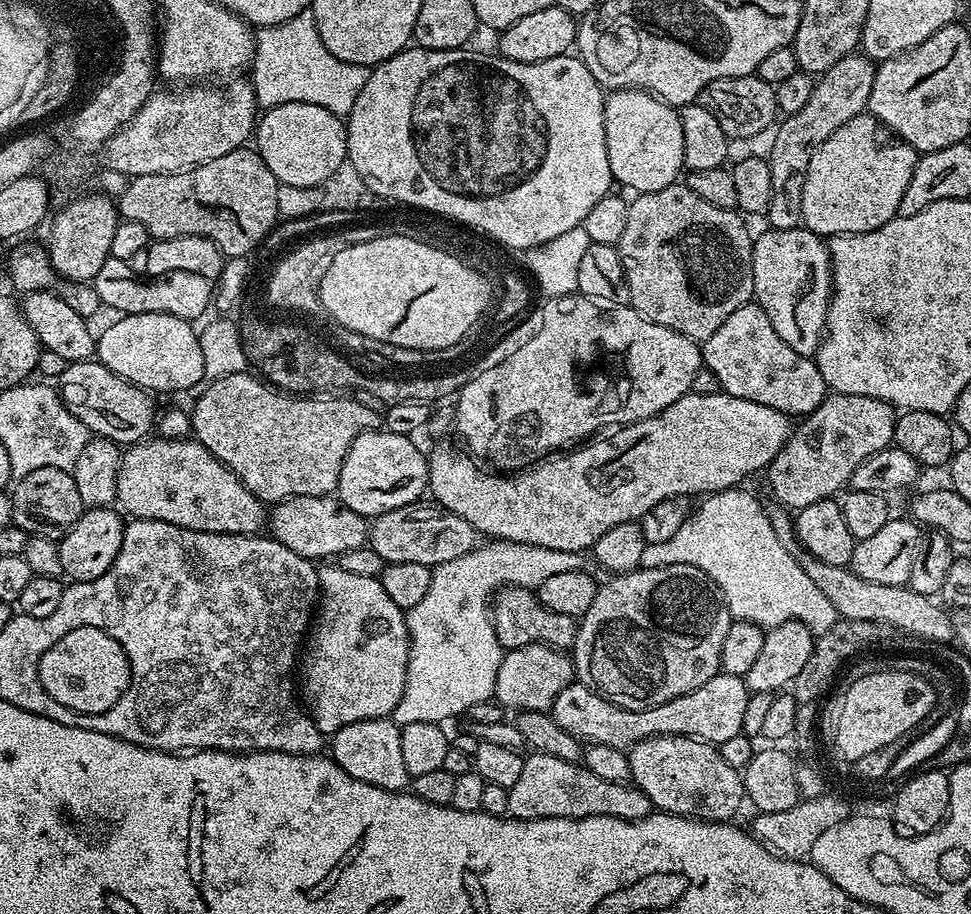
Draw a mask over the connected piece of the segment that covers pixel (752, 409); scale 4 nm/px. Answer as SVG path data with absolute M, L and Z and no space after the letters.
M693 390L678 398L678 402L666 406L666 410L645 420L623 425L617 431L620 433L609 440L592 438L583 446L553 451L538 459L537 464L513 476L487 476L480 472L480 464L459 447L440 448L431 453L428 462L427 491L430 496L432 492L431 499L439 507L470 522L472 529L481 537L584 554L594 542L598 542L598 538L602 538L602 534L606 534L606 530L622 522L643 520L647 512L658 506L658 502L692 496L700 498L743 485L747 476L767 469L793 431L793 421L785 412L746 398L734 398L719 390Z

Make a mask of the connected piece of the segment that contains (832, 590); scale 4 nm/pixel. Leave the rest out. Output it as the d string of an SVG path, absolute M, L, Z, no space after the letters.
M776 506L773 509L768 512L768 517L770 526L774 526L774 534L778 534L778 542L782 542L782 546L786 546L790 555L795 556L802 570L810 574L814 586L818 586L818 590L822 590L822 594L830 598L830 606L834 606L837 617L862 622L886 622L902 629L909 637L917 636L920 640L948 642L953 639L951 615L947 611L944 613L945 609L933 597L918 594L903 584L882 586L878 582L866 582L866 578L858 578L858 574L854 574L851 567L830 566L815 560L809 552L801 549L800 541L796 539L793 517L783 507Z

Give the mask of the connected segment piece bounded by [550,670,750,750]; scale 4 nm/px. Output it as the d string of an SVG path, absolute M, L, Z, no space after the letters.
M721 670L714 678L710 678L710 682L702 682L702 686L698 686L698 690L690 690L690 694L670 698L670 702L662 702L653 708L630 710L602 698L585 684L573 682L566 686L566 690L562 690L562 694L558 694L558 698L552 700L550 715L554 718L554 722L558 722L558 726L562 726L562 730L566 730L581 742L591 742L623 750L633 748L638 741L650 736L689 736L695 740L718 746L730 738L741 735L742 718L746 714L746 702L749 695L748 685L741 677L726 674Z

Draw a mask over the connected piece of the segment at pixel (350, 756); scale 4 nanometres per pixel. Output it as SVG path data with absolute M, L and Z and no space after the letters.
M395 719L359 720L342 726L342 730L331 733L330 756L350 778L358 778L358 782L370 782L370 786L378 786L387 792L398 792L407 789L410 777L402 759L401 725Z

